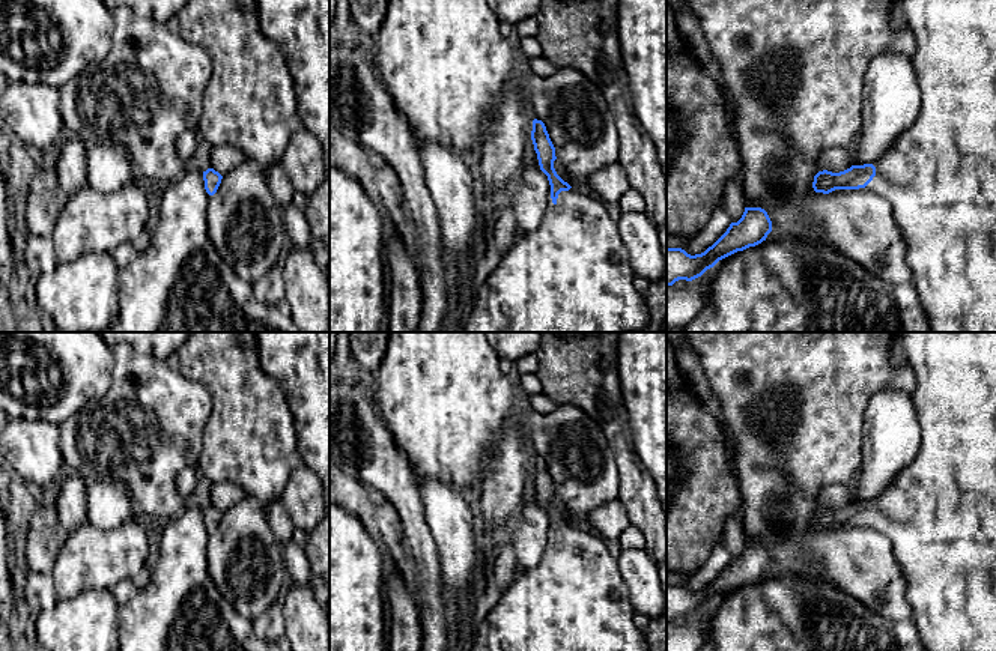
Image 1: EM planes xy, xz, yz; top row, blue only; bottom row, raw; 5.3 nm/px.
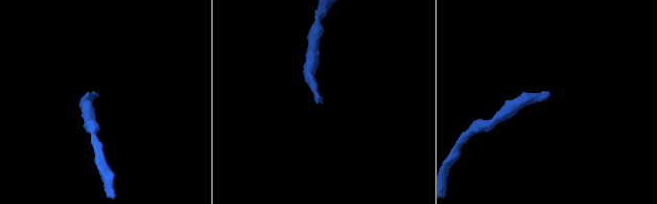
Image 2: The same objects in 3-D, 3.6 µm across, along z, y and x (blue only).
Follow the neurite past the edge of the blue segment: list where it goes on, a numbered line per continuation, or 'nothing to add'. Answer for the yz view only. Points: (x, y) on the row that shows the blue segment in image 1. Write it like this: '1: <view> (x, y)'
1: yz (939, 175)

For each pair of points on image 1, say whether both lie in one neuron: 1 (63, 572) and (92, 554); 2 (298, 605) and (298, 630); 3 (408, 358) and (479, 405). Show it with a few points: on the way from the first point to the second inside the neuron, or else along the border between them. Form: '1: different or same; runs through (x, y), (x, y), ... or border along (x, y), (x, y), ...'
1: same; runs through (71, 572), (85, 561)
2: same; runs through (298, 611), (298, 624)
3: same; runs through (426, 364), (461, 399)

